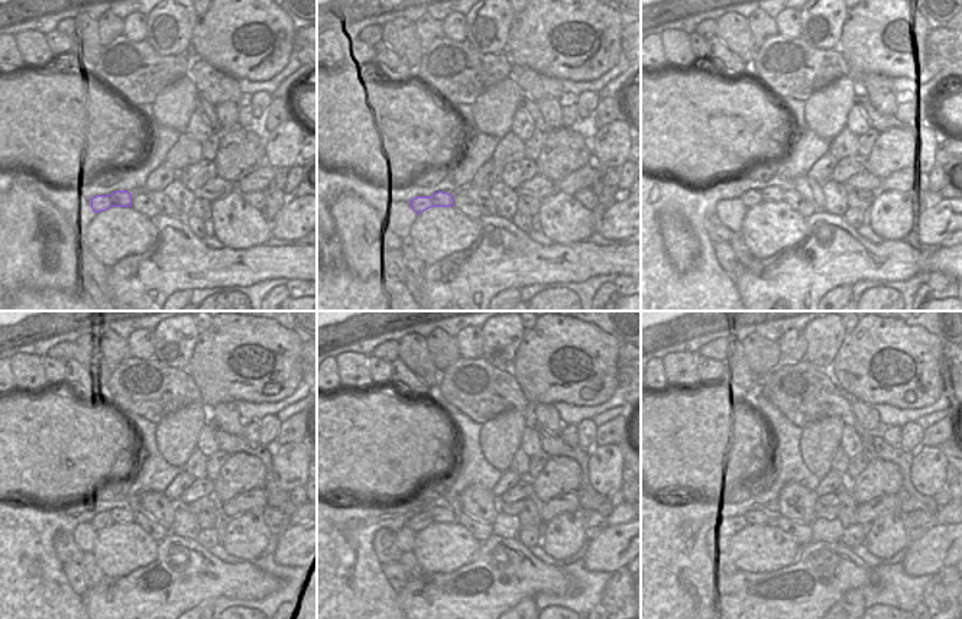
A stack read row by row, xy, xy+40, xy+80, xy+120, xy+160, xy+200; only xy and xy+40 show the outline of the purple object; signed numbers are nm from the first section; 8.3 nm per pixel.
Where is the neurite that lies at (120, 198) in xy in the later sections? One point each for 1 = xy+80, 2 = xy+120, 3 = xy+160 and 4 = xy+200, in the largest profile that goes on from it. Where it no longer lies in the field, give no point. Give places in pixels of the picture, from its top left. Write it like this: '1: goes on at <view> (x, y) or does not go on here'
1: goes on at xy+80 (752, 197)
2: goes on at xy+120 (101, 521)
3: goes on at xy+160 (421, 521)
4: goes on at xy+200 (731, 525)

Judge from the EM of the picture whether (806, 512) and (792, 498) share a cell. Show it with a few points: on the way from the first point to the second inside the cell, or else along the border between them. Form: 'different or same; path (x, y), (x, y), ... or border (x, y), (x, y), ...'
same; path (803, 509), (794, 501)

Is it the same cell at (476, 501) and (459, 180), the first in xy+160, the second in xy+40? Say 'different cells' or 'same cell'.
different cells

